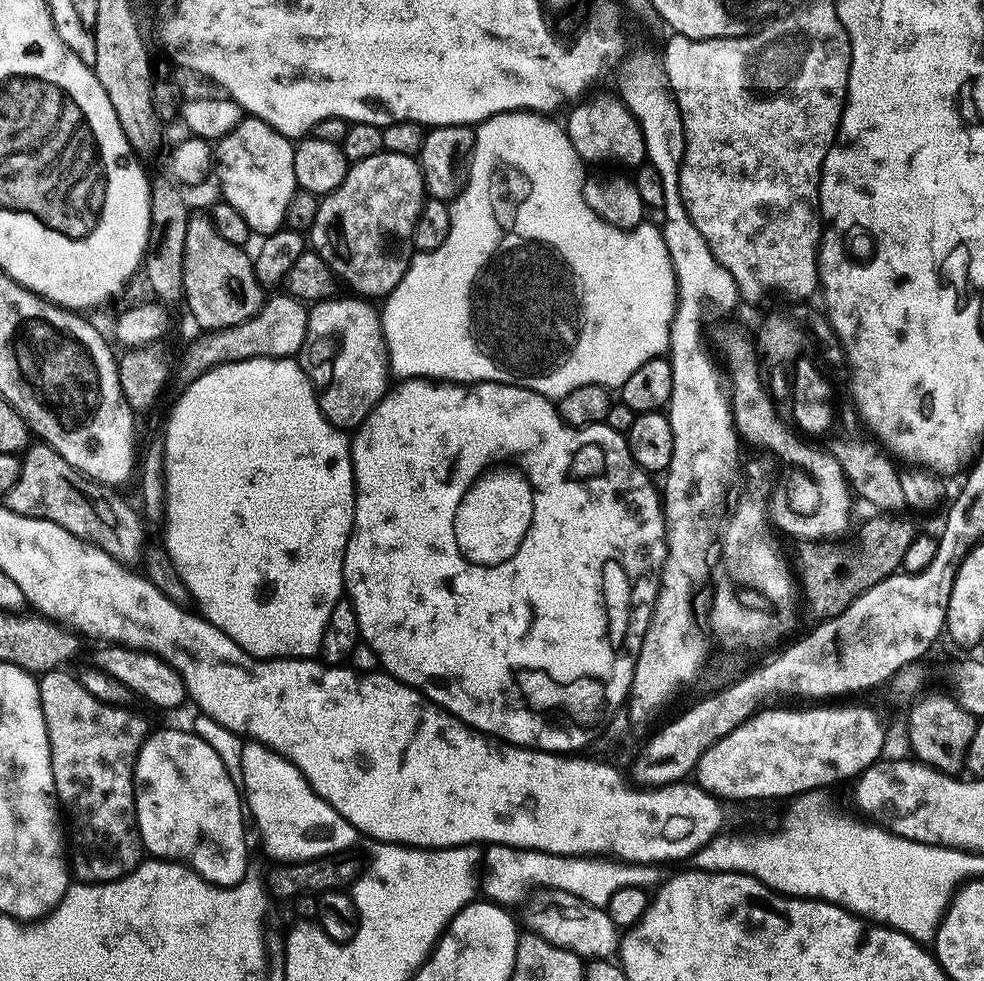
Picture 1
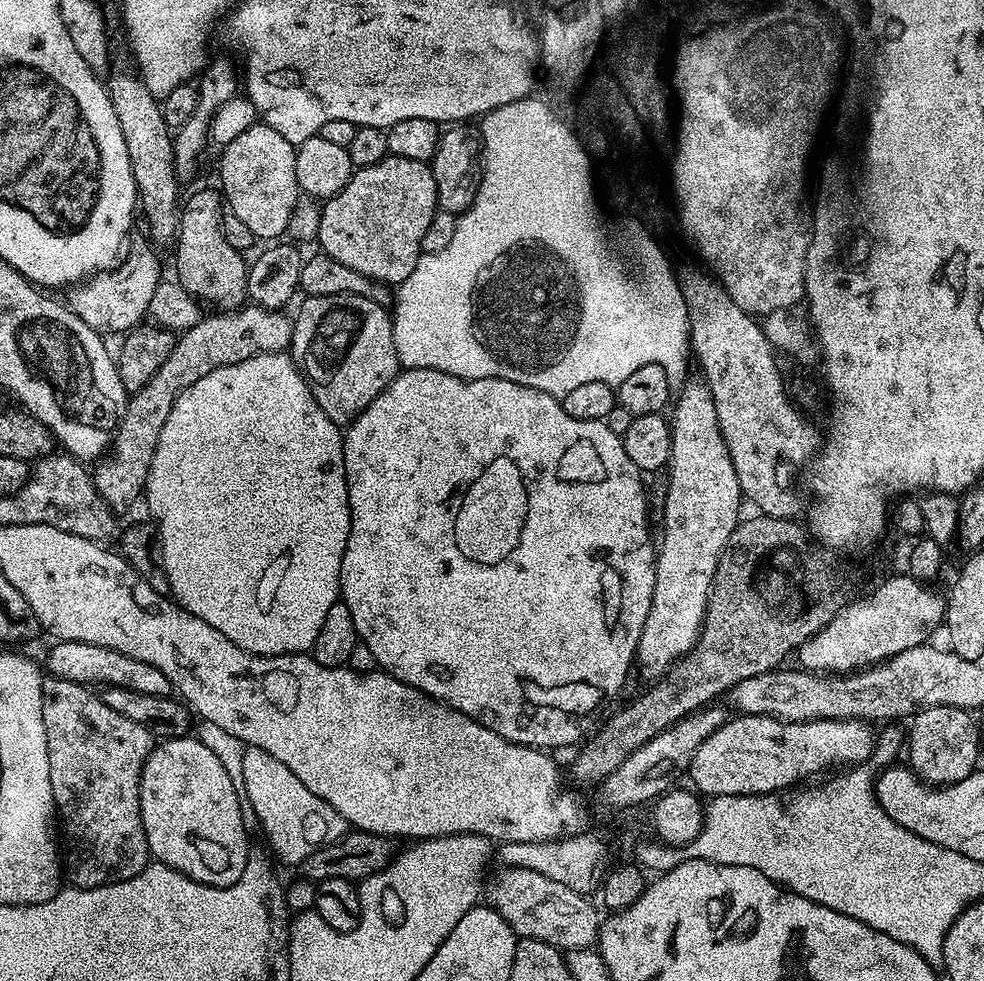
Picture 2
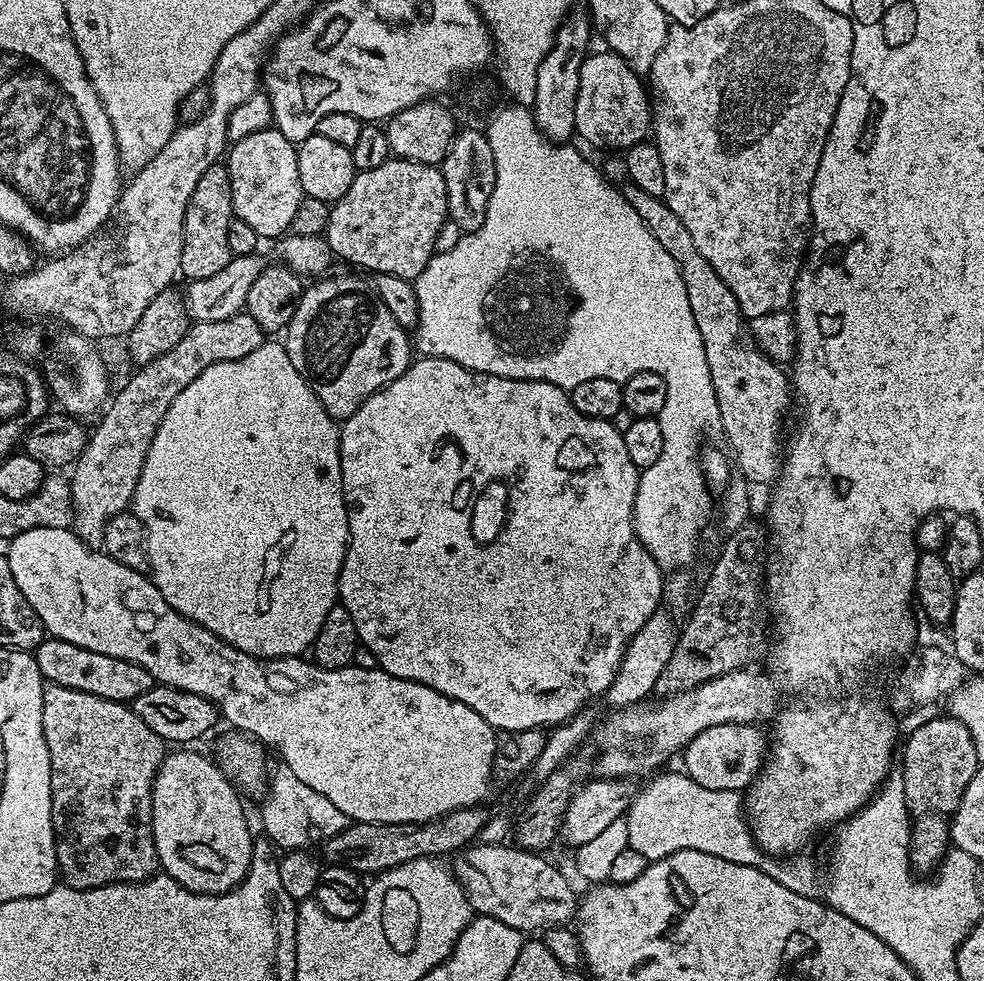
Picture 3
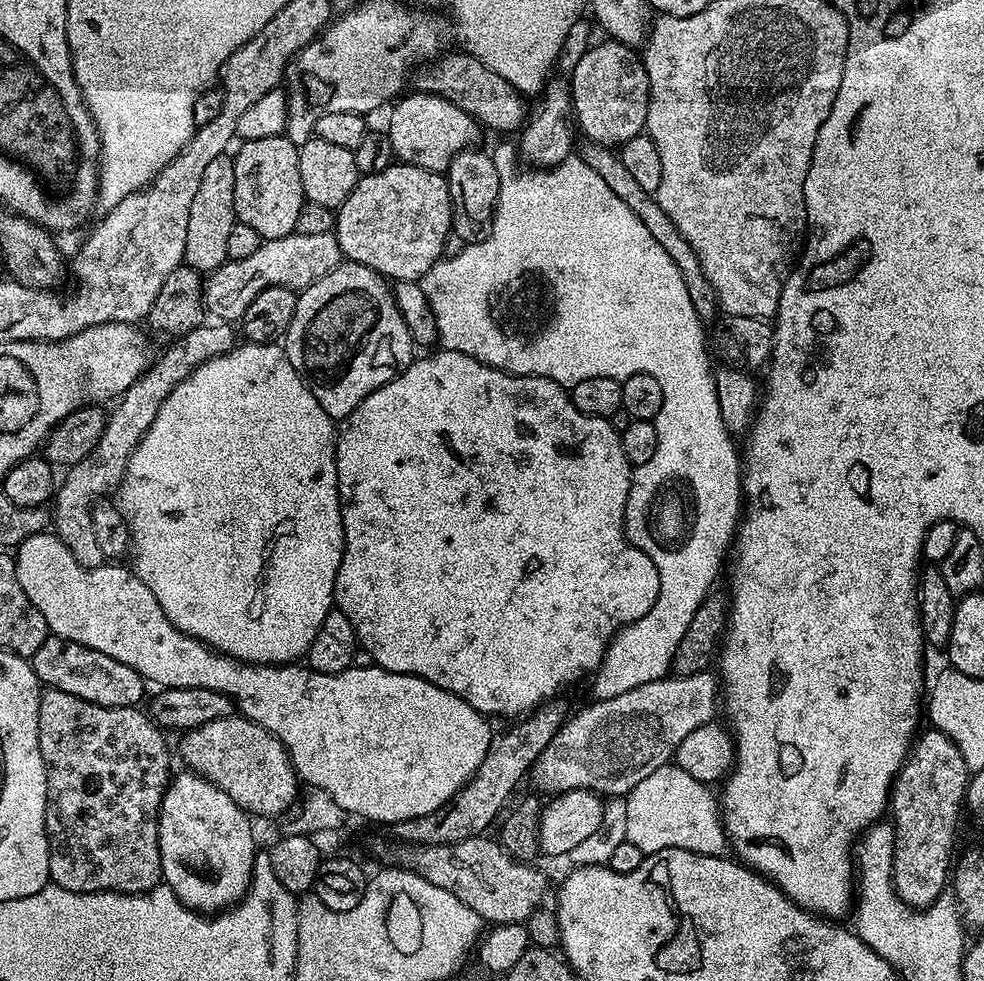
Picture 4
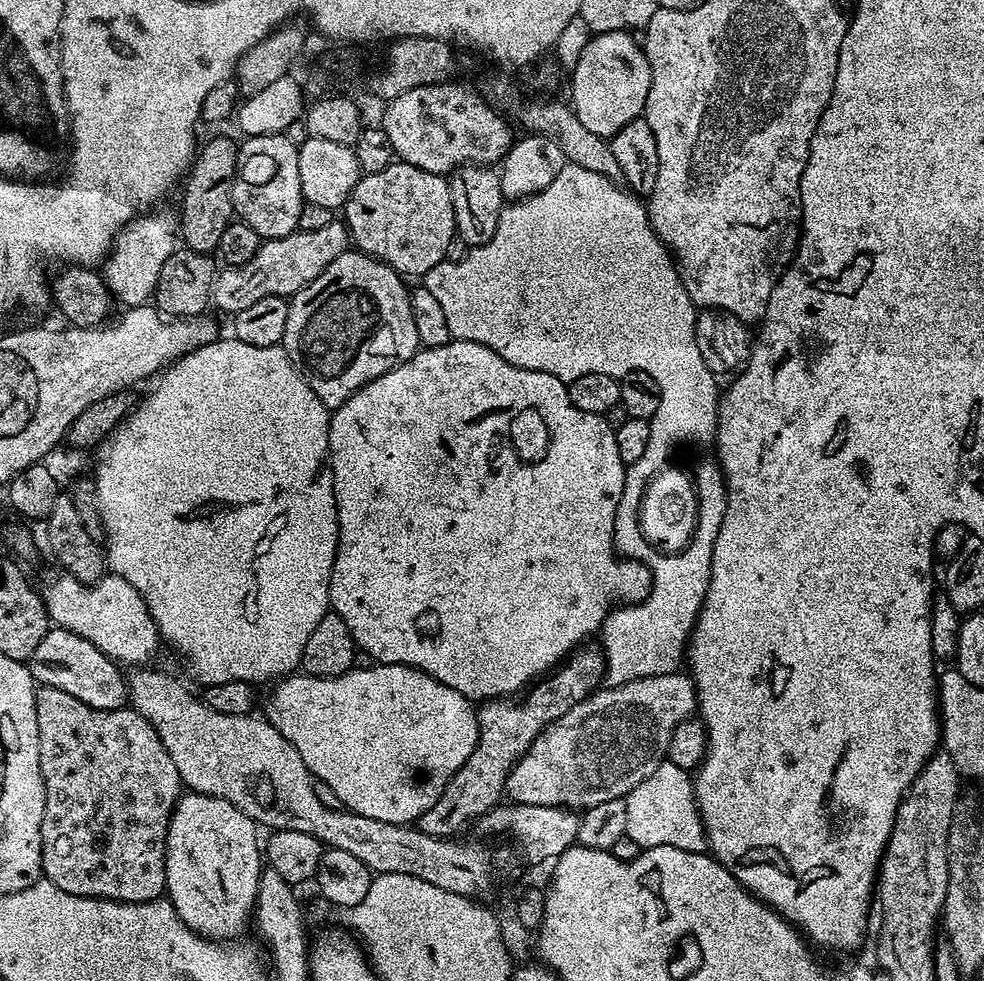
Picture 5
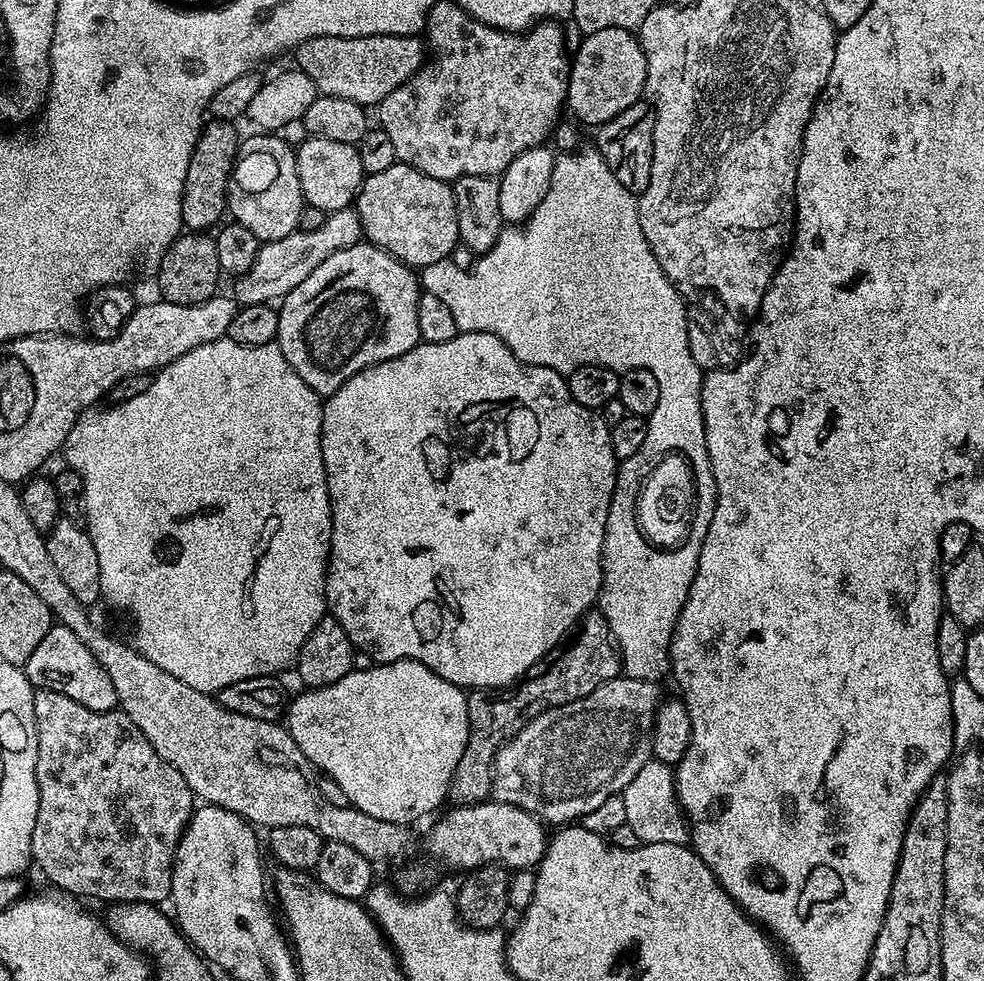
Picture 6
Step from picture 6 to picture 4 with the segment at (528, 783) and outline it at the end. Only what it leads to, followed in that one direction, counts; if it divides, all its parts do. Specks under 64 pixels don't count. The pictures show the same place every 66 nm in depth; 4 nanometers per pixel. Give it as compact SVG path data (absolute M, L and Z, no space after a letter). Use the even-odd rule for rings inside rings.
M705 670L692 675L669 674L662 680L646 682L646 686L634 686L634 690L626 690L626 694L618 694L618 698L593 699L592 704L586 705L581 712L573 711L561 724L560 729L552 735L552 740L546 746L546 750L542 750L542 754L530 769L530 780L533 780L541 788L541 790L539 789L541 793L559 794L581 788L582 790L590 790L601 798L627 797L628 792L634 790L634 786L638 786L638 782L642 782L642 778L646 778L646 774L654 774L654 770L658 770L663 764L669 763L675 757L676 747L680 745L682 738L686 738L686 734L690 734L693 730L698 730L698 726L713 723L715 716L712 715L715 714L716 708L718 712L718 680L713 673L712 676L710 673L711 671Z

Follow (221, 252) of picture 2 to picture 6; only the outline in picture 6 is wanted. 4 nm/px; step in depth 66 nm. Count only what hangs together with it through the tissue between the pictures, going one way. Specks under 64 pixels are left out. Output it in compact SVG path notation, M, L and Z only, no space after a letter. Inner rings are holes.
M215 118L209 119L201 127L200 136L190 154L190 166L186 170L184 183L182 218L187 231L208 232L225 219L223 216L226 216L228 207L228 183L232 177L232 169L236 167L242 143L242 136L236 133L236 127L235 123Z

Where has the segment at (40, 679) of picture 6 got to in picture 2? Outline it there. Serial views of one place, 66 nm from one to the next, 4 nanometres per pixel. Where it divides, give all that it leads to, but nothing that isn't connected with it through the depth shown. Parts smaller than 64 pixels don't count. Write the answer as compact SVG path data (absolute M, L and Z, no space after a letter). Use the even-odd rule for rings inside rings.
M56 640L53 645L48 652L48 676L57 676L60 680L85 686L122 686L132 692L151 696L166 696L173 691L172 684L166 674L158 670L158 666L150 666L150 662L138 662L138 658L130 658L130 654L73 640Z

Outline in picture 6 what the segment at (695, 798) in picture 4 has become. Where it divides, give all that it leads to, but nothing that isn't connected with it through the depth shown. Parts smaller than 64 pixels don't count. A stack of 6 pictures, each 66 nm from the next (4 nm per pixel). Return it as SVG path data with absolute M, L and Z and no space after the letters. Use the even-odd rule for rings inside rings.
M655 758L646 762L642 770L622 793L628 824L642 844L688 844L690 833L684 812L676 801L676 777L673 769Z

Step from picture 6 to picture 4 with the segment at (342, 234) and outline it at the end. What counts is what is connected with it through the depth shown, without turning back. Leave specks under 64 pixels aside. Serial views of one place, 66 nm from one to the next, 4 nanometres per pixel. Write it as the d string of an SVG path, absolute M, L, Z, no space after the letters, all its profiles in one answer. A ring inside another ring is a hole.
M335 231L326 234L298 234L277 240L264 240L255 254L241 260L228 260L207 277L204 285L204 306L209 317L220 322L240 322L247 307L268 287L293 290L309 288L318 278L330 274L342 263Z

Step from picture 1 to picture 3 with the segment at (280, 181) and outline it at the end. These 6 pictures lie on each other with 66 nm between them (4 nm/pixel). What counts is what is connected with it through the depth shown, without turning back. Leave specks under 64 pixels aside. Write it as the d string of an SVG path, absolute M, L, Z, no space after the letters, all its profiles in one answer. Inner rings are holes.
M275 126L235 141L227 149L226 167L230 174L232 210L235 219L247 222L261 238L280 238L291 229L294 214L304 201L302 182L298 182L297 145L292 144Z

